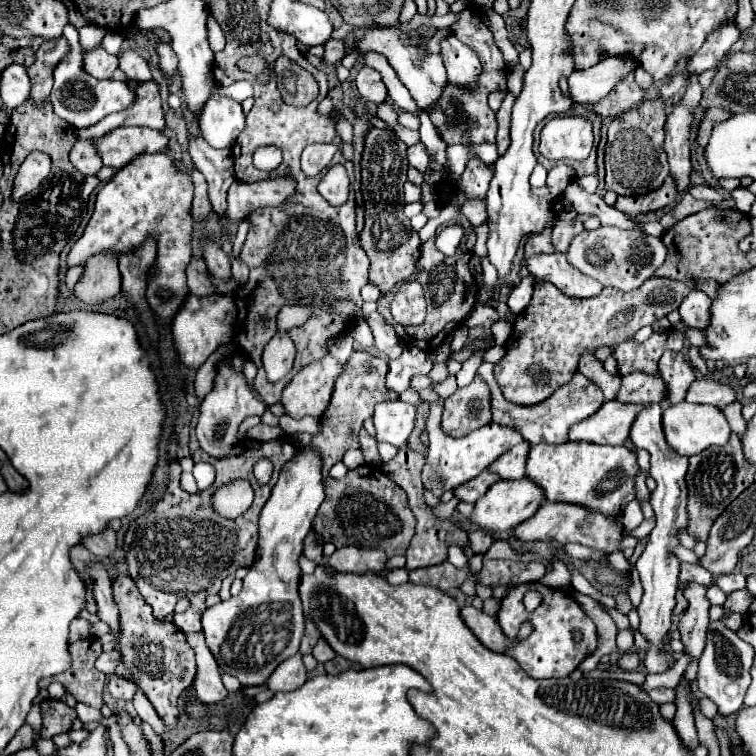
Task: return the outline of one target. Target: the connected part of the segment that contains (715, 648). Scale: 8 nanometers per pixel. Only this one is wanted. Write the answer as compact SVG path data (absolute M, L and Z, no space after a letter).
M719 620L709 624L709 634L707 634L707 646L703 650L703 658L699 658L699 670L697 670L697 688L707 696L709 700L715 702L717 712L721 716L731 716L743 706L745 692L751 684L751 674L749 668L753 664L753 648L743 642L733 630L725 628Z

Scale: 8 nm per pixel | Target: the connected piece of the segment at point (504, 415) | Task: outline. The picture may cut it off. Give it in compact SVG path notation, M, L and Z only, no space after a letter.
M483 362L479 366L479 372L477 372L489 386L491 390L491 412L493 412L493 422L495 424L501 424L501 426L511 426L515 428L529 444L563 444L567 442L567 432L573 424L589 418L591 414L595 414L595 410L599 410L599 406L605 402L603 398L603 392L593 384L589 382L583 374L575 374L575 378L557 388L547 400L539 402L539 404L533 404L533 406L521 406L521 404L513 404L513 402L507 402L505 396L501 394L501 388L497 386L495 378L493 378L493 364L489 362Z

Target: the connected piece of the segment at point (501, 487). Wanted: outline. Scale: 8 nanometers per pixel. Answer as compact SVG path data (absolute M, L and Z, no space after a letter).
M529 478L499 480L499 482L495 482L495 486L491 486L491 490L487 490L487 494L483 494L483 498L479 498L479 502L475 502L469 522L473 522L475 526L479 526L483 530L503 532L503 530L511 530L517 524L521 524L523 520L531 518L541 504L543 504L543 490Z

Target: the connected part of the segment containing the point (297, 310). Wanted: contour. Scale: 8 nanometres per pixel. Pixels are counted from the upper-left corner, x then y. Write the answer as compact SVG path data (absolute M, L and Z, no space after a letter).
M315 302L313 304L307 304L307 306L299 306L299 304L293 304L293 306L283 306L277 314L277 328L287 332L295 326L303 326L303 322L307 322L311 318L315 310Z

